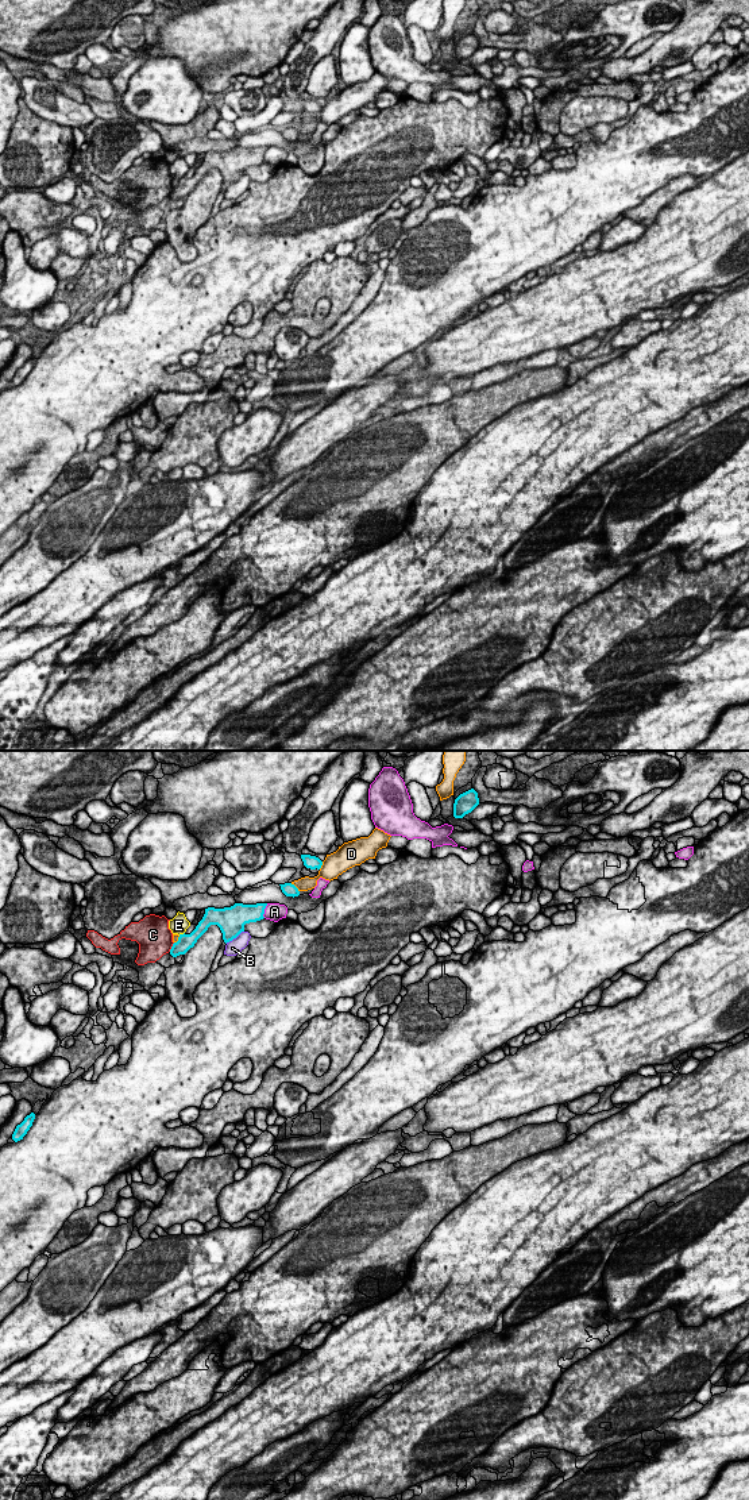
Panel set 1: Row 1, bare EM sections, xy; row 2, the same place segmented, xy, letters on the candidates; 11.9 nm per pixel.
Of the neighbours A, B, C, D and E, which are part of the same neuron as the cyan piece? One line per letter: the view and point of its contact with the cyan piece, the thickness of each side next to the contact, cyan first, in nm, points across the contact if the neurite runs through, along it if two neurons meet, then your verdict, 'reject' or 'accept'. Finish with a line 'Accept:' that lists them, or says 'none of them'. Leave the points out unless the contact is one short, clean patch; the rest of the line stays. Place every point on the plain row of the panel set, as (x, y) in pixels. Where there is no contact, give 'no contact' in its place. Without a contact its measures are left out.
A: meets cyan in xy at (263, 154); 240 nm thick on the cyan side, 220 nm on the other; reject
B: meets cyan in xy at (234, 181); 320 nm thick on the cyan side, 180 nm on the other; border along xy (243, 174), (226, 186); reject
C: meets cyan in xy at (172, 191); 190 nm thick on the cyan side, 420 nm on the other; border along xy (174, 186), (169, 195); reject
D: meets cyan in xy at (296, 131); 160 nm thick on the cyan side, 160 nm on the other; reject
E: meets cyan in xy at (181, 178); 190 nm thick on the cyan side, 220 nm on the other; border along xy (184, 176), (178, 178); reject
Accept: none of them

